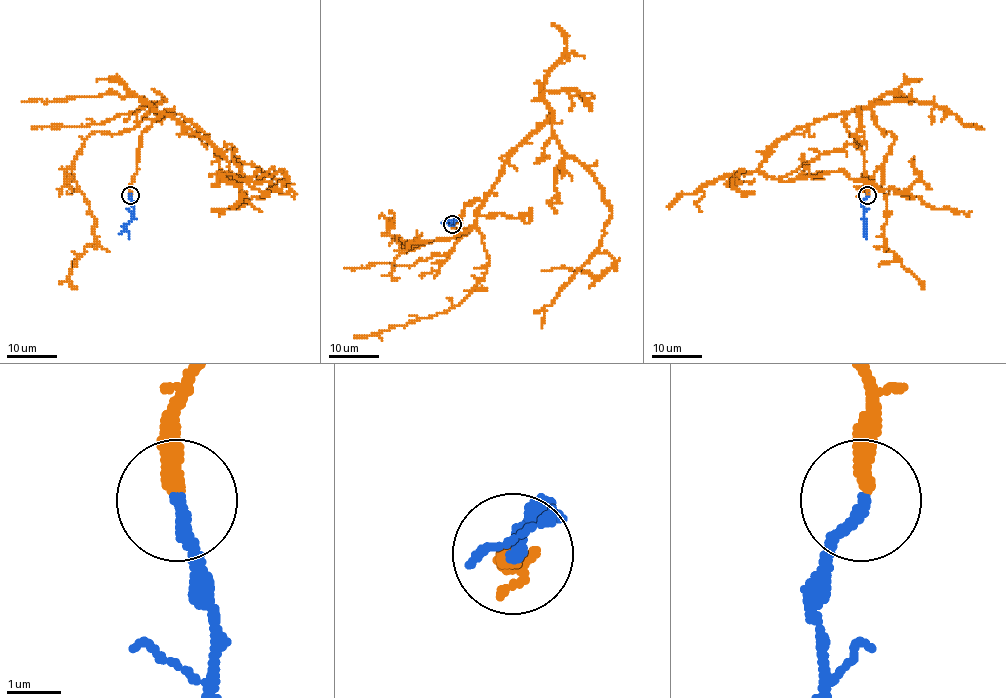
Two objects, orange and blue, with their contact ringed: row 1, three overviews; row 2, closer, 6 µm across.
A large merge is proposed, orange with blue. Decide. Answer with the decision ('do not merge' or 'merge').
merge

